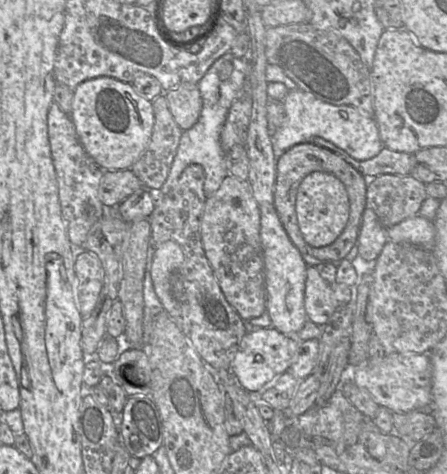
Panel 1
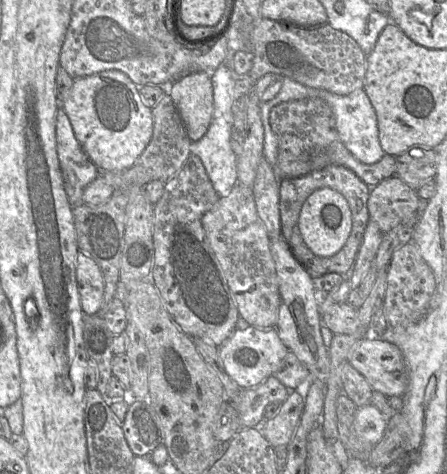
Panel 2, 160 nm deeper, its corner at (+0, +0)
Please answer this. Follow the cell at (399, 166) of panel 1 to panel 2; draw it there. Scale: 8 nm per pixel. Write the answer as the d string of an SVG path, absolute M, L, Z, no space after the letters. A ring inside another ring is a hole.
M304 98L283 102L270 111L270 126L278 142L278 175L296 178L328 165L341 165L354 172L369 187L396 173L396 158L385 154L373 164L357 160L341 142L331 108L322 99Z

